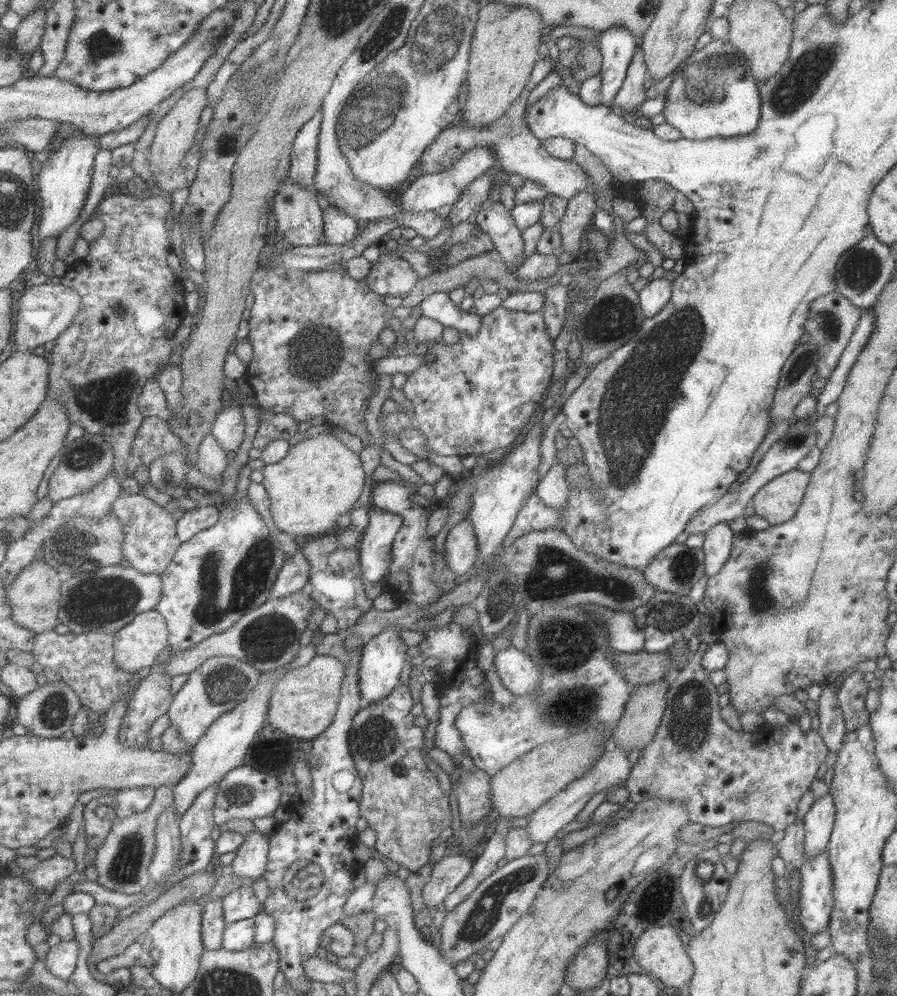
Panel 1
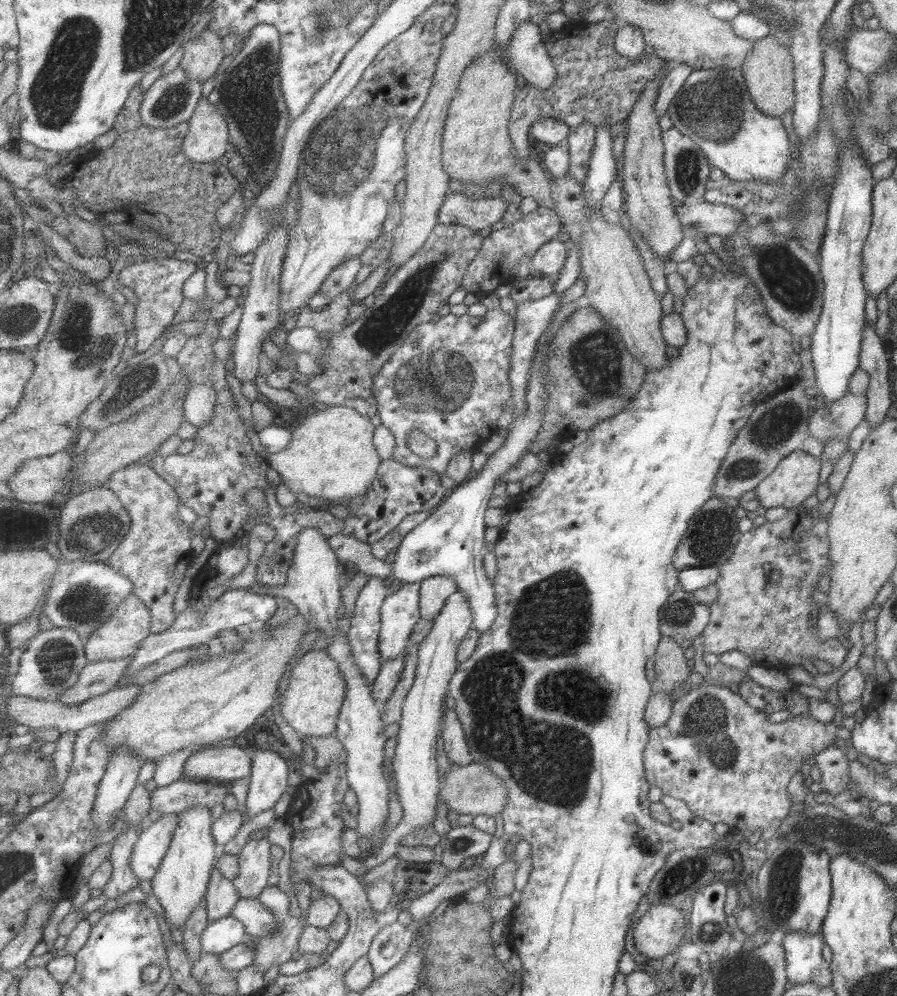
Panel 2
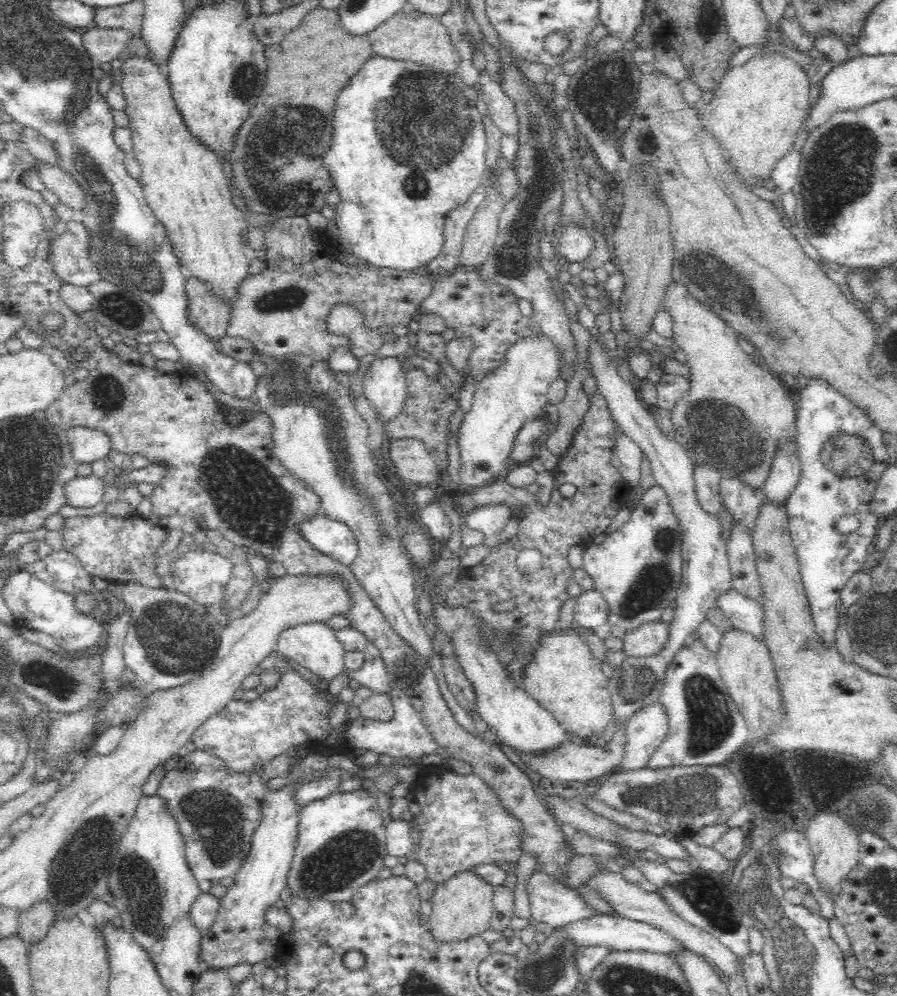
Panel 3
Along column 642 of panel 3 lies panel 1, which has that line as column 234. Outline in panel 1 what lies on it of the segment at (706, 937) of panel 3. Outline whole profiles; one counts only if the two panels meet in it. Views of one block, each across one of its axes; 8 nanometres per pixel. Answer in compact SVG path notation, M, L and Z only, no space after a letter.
M240 882L233 886L231 890L227 891L223 899L227 924L255 918L263 910L263 904L249 883Z

